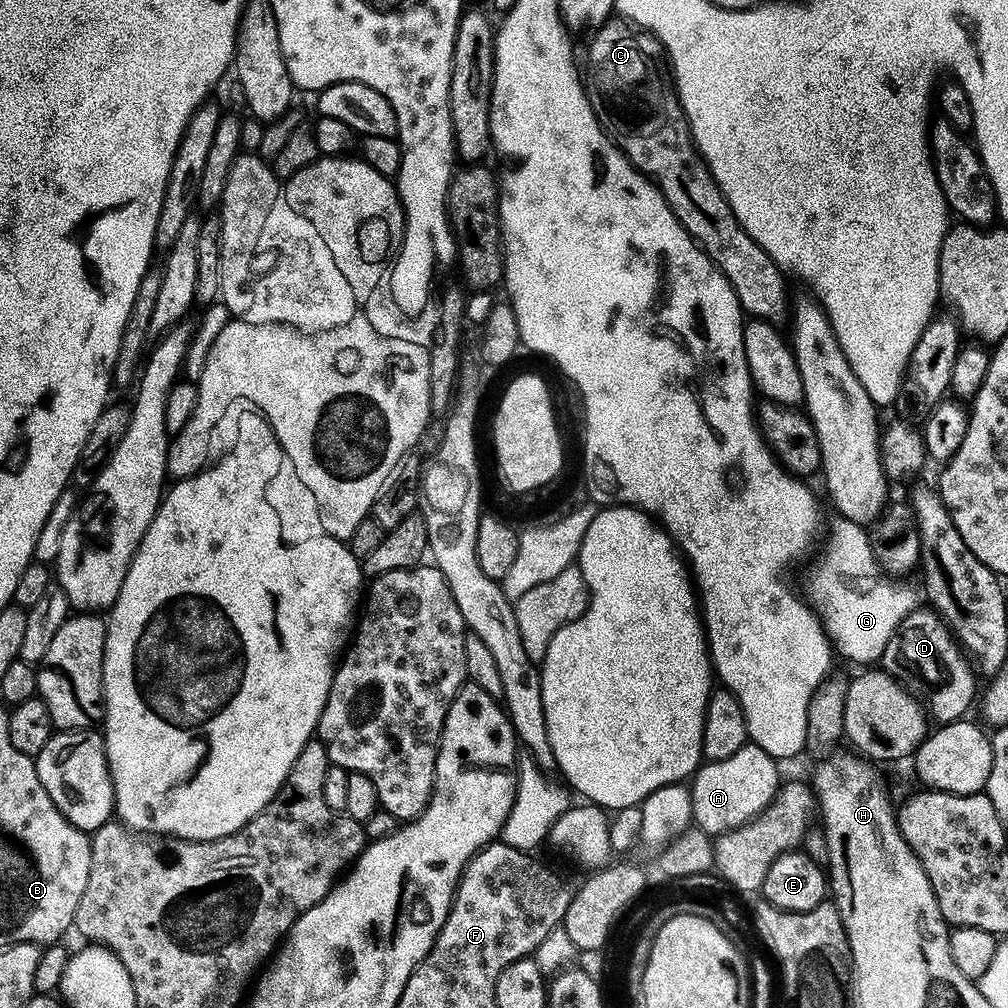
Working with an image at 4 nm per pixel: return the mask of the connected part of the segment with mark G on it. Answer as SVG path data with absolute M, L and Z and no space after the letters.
M837 515L832 525L827 525L828 545L824 548L824 557L808 572L808 592L806 599L813 612L820 618L824 631L828 633L835 651L840 652L848 660L860 664L856 666L872 666L881 659L886 644L895 634L896 628L911 612L918 608L916 592L910 585L904 584L903 579L893 578L887 572L883 572L880 563L876 561L876 555L872 544L868 541L868 532L865 525L855 524L844 516Z

